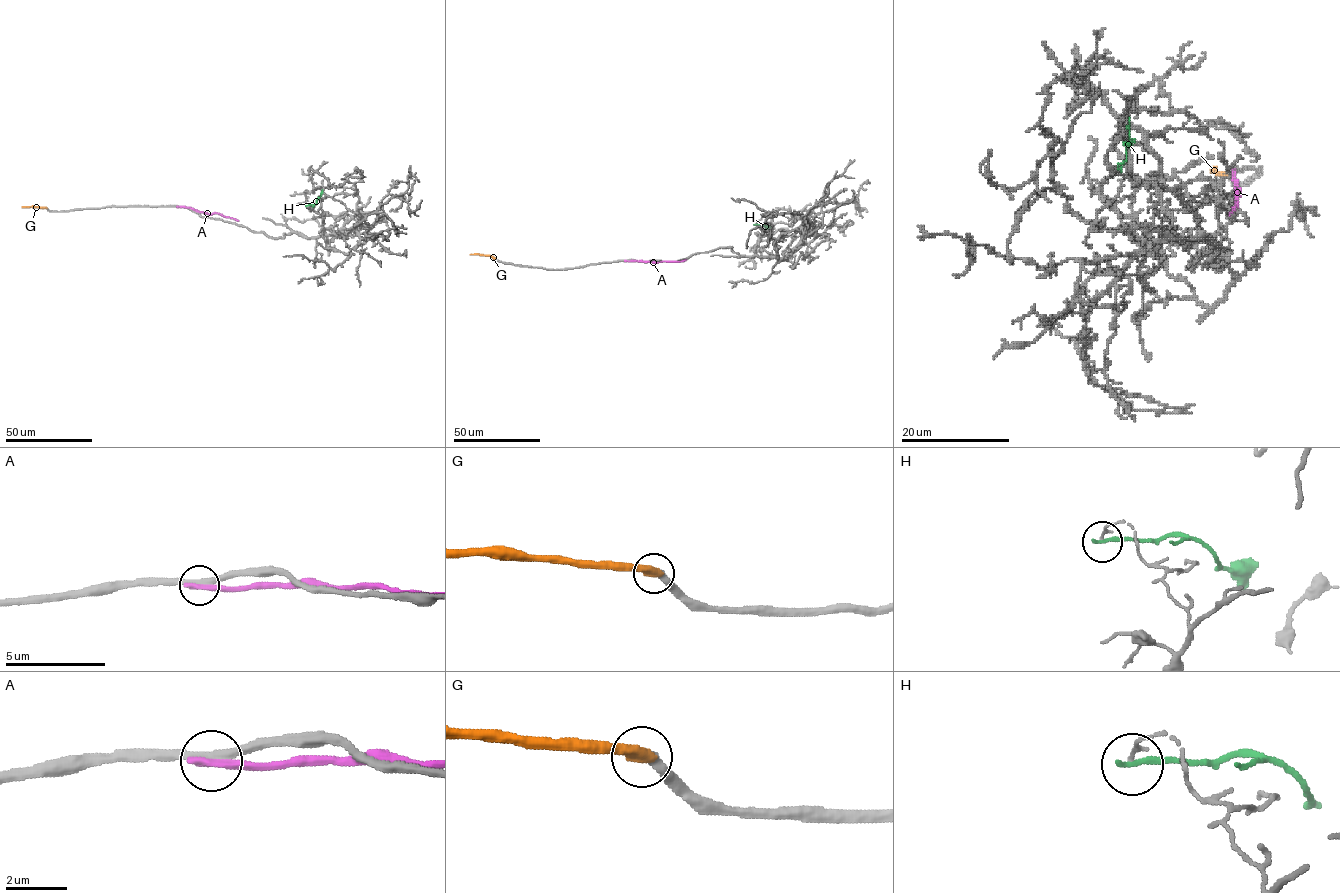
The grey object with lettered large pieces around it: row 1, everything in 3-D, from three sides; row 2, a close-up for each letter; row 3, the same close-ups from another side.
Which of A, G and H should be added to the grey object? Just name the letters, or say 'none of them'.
G

